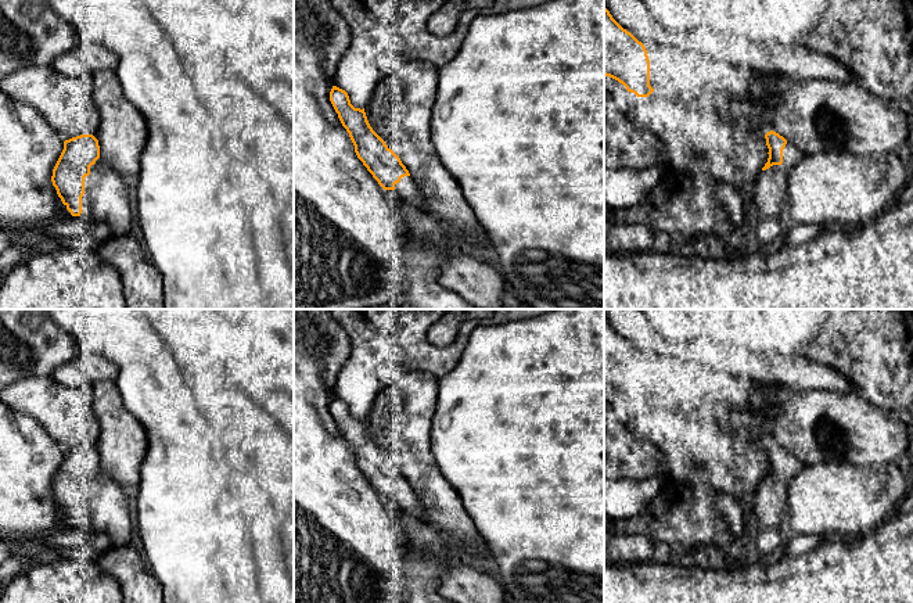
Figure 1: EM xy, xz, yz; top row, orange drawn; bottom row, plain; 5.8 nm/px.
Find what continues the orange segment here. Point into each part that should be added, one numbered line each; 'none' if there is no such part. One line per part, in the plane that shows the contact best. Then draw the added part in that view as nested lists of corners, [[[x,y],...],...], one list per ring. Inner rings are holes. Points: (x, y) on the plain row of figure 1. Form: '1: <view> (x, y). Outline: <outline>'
1: xy (105, 508). Outline: [[[98,469],[85,488],[82,520],[96,531],[108,535],[116,546],[127,546],[133,539],[129,491],[104,475]]]

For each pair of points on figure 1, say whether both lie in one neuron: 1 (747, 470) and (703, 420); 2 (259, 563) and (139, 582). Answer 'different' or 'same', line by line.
1: same
2: different

